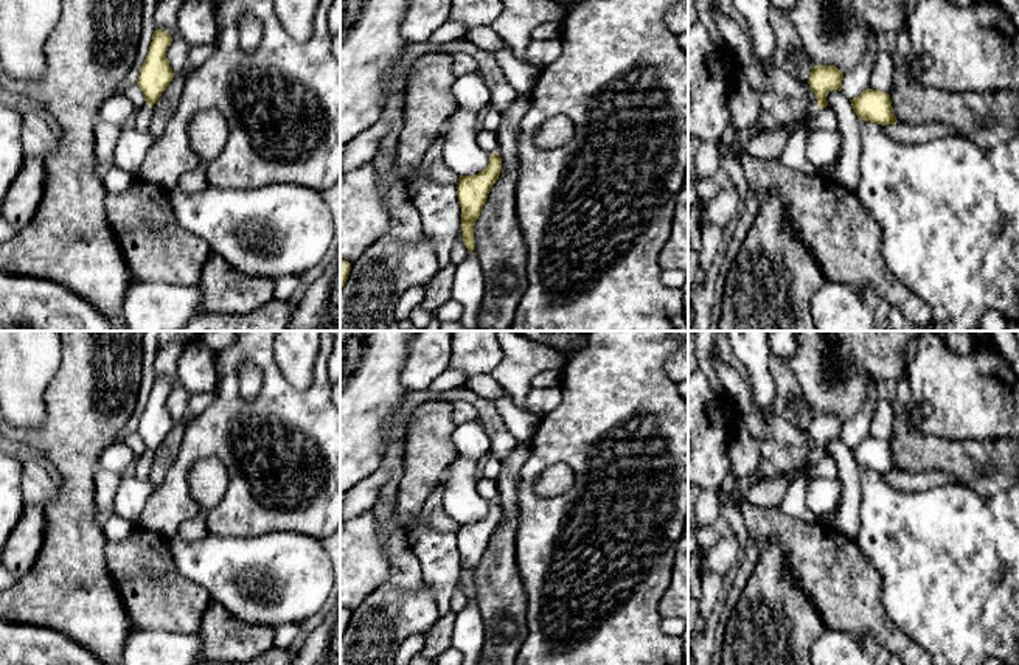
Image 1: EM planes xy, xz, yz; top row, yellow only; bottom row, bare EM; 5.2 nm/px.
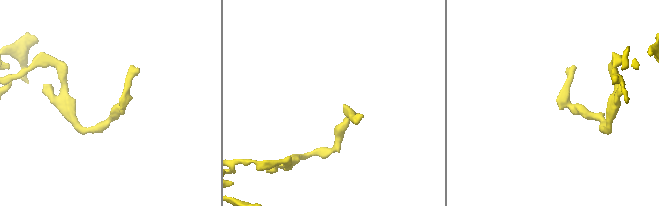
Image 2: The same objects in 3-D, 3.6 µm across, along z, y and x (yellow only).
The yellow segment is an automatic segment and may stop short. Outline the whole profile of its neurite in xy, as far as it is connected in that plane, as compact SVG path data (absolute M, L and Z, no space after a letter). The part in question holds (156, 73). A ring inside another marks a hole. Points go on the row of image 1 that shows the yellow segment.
M154 31L148 56L140 68L137 81L137 85L141 89L146 101L146 104L134 115L134 127L138 131L149 131L154 104L174 78L166 57L171 42L172 37L166 31Z

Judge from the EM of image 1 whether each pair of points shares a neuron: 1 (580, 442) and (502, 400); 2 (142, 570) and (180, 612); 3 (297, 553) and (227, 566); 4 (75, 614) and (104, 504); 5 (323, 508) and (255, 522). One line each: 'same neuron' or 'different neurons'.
1: different neurons
2: same neuron
3: same neuron
4: different neurons
5: same neuron

